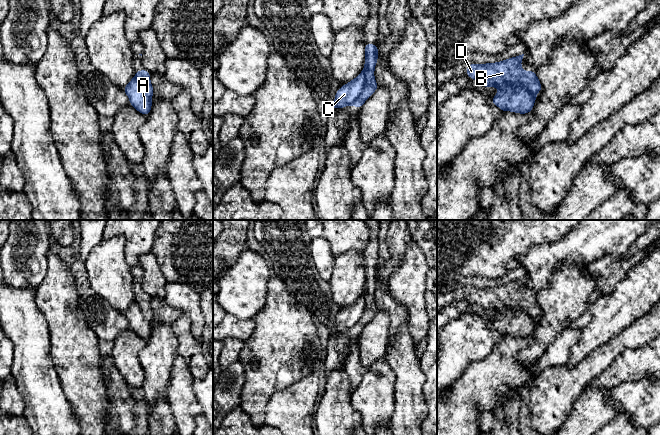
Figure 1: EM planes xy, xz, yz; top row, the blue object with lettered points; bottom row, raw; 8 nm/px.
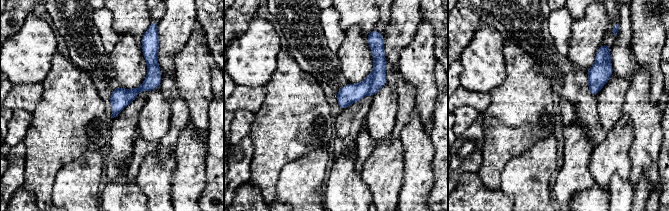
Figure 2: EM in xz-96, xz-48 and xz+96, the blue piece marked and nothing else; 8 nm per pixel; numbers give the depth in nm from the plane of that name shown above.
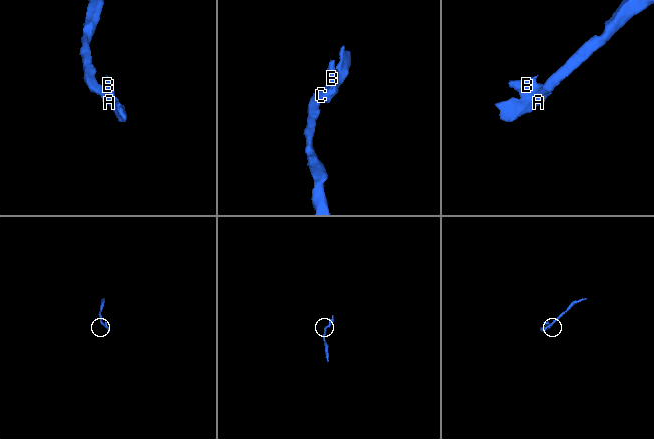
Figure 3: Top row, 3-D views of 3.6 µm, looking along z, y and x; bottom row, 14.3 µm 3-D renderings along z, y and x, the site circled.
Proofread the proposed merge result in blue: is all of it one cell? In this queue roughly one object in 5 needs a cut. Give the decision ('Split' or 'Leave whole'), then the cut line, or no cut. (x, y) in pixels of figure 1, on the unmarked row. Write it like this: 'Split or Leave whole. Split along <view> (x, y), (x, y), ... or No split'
Split. Split along yz (498, 316), (502, 316), (511, 310), (526, 311), (535, 318)

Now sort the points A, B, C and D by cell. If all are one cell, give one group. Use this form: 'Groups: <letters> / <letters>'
Groups: A C / B D

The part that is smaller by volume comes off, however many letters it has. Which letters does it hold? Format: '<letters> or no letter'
B, D

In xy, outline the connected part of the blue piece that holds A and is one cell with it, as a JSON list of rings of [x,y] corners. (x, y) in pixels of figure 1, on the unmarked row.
[[[133,302],[130,306],[122,313],[130,324],[130,329],[139,335],[141,338],[147,340],[152,331],[152,323],[148,321],[141,309],[140,306]]]

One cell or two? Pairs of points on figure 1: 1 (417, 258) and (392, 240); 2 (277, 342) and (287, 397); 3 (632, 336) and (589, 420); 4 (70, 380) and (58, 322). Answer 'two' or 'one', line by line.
1: two
2: two
3: two
4: one

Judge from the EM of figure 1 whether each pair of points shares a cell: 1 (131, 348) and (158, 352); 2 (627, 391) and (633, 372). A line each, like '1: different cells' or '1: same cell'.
1: different cells
2: different cells

